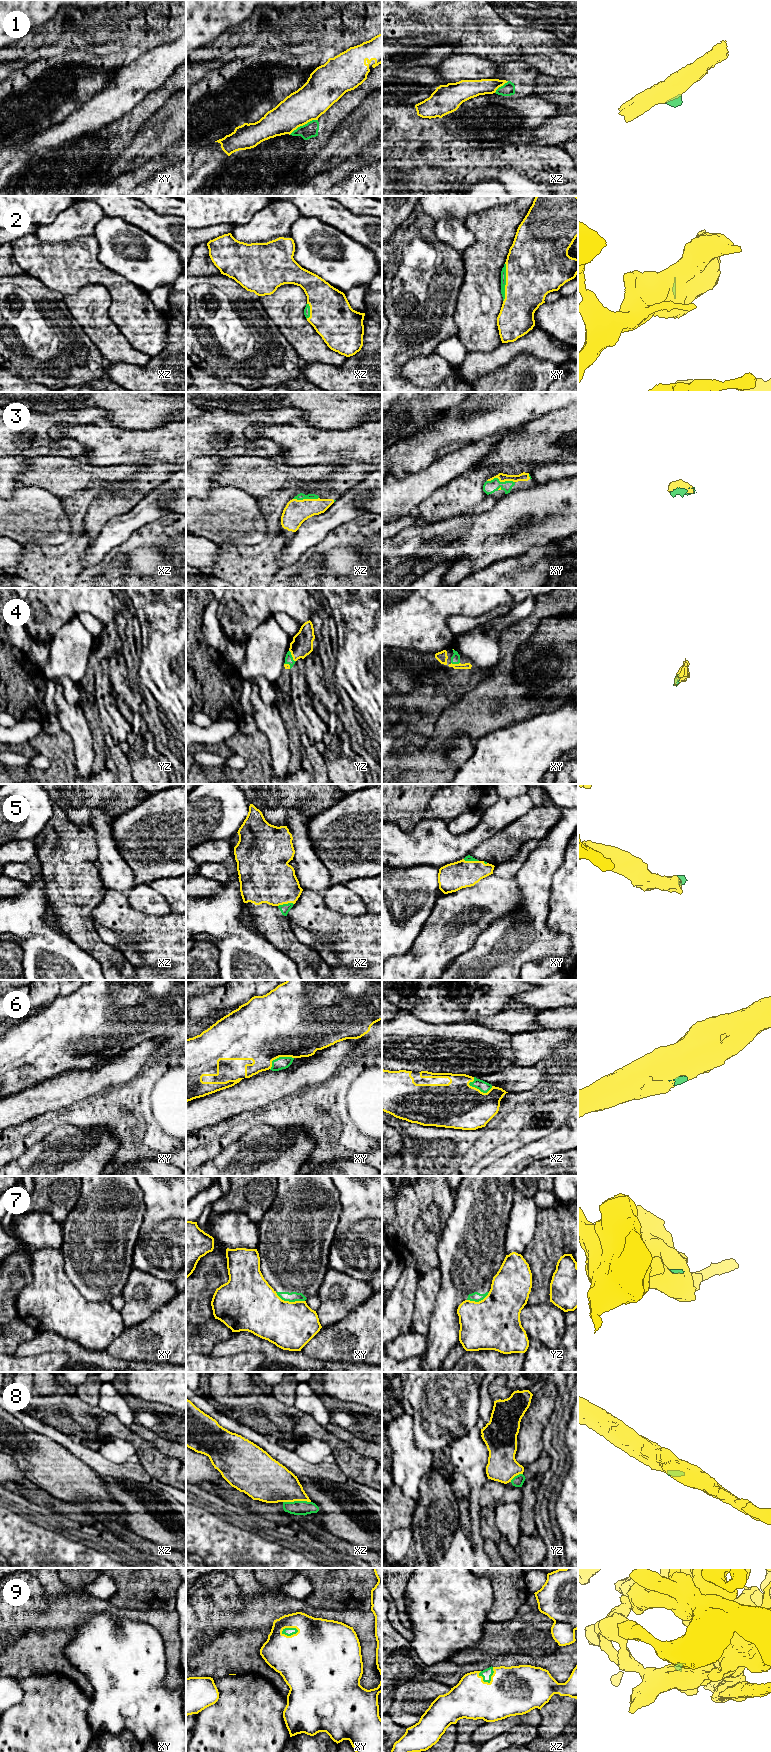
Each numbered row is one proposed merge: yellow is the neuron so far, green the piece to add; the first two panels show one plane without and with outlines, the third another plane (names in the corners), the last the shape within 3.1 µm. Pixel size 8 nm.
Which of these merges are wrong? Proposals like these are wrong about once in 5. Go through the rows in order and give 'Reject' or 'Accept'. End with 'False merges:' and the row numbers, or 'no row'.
1: Reject
2: Accept
3: Accept
4: Accept
5: Accept
6: Accept
7: Reject
8: Reject
9: Accept
False merges: 1, 7, 8

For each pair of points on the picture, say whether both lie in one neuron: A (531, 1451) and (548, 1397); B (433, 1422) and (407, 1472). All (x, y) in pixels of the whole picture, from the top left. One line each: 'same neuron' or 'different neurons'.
A: same neuron
B: different neurons

